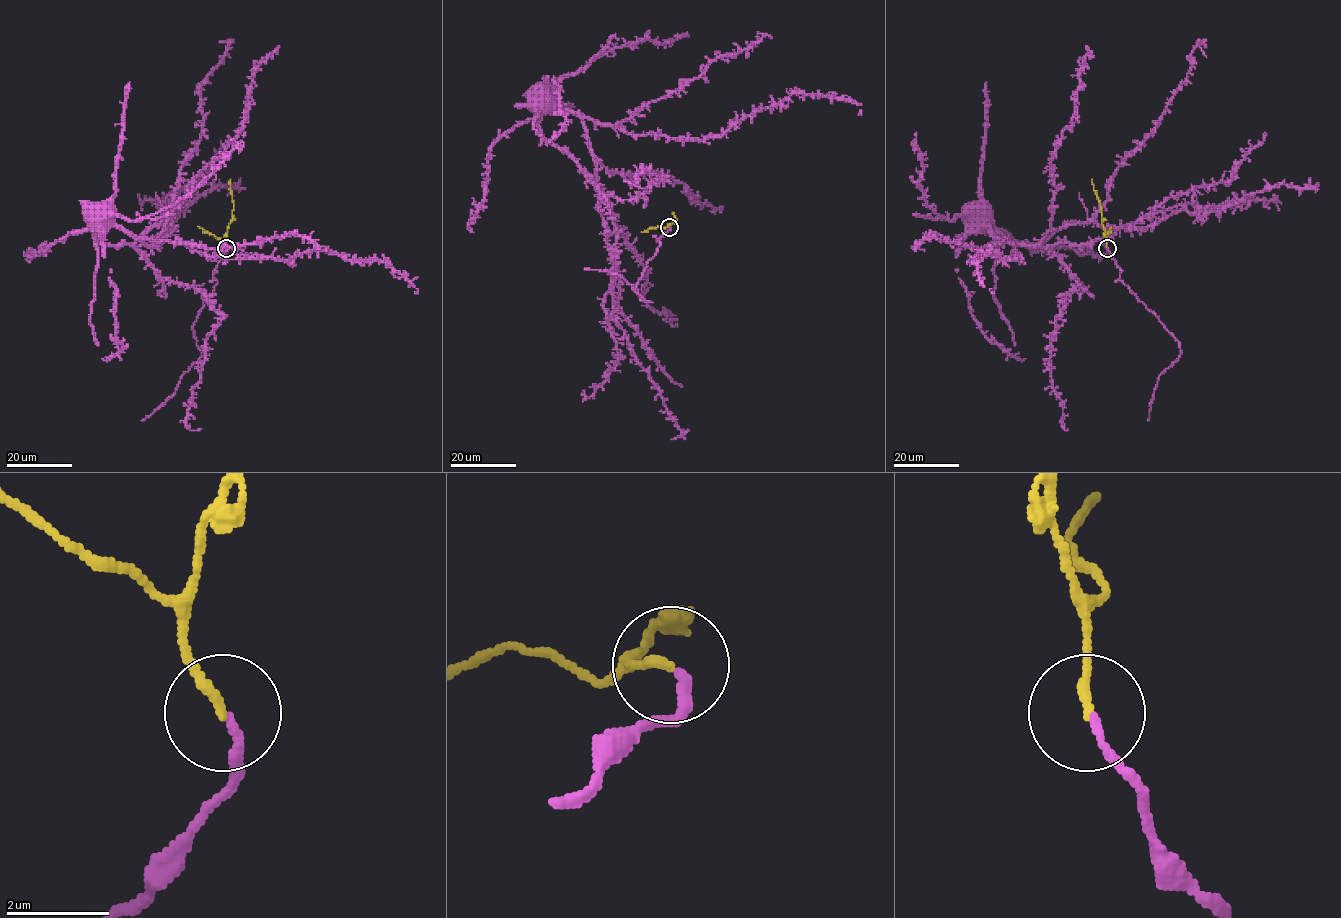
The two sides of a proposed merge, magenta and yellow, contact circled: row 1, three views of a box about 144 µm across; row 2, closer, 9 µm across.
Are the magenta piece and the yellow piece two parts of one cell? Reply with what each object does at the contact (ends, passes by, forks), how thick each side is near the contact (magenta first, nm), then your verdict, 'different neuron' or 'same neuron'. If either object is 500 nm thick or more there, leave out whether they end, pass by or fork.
magenta ends | yellow ends | 140/180 nm | same neuron

